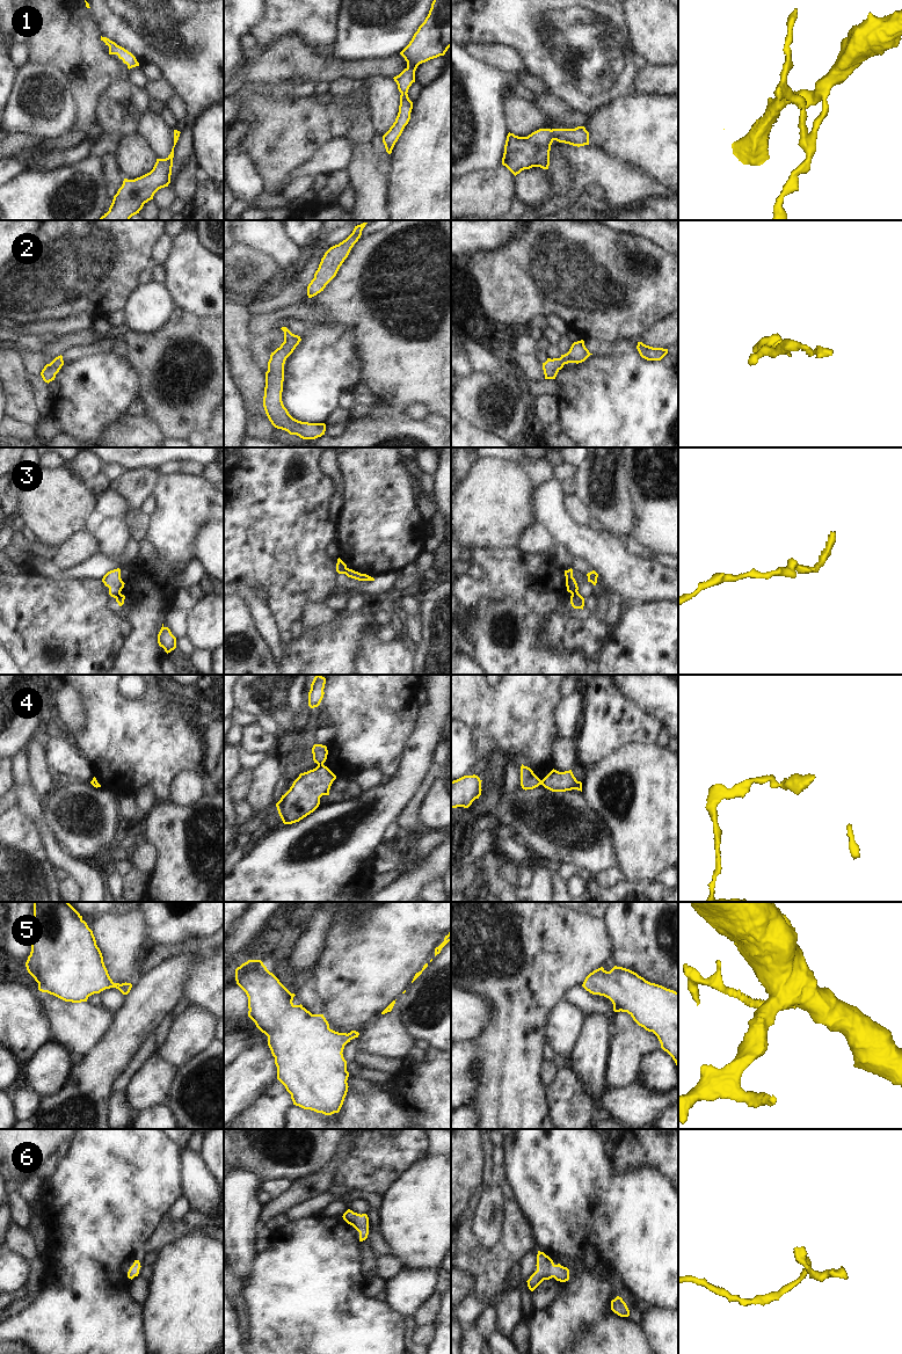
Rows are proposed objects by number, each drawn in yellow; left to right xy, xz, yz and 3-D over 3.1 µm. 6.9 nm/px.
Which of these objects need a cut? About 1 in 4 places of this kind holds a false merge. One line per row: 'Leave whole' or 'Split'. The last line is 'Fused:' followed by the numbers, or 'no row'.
1: Leave whole
2: Leave whole
3: Split
4: Split
5: Leave whole
6: Leave whole
Fused: 3, 4.

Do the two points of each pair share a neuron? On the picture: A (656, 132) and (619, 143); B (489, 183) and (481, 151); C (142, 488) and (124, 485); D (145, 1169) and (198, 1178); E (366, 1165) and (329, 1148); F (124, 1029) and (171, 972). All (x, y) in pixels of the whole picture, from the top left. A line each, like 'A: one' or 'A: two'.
A: one
B: two
C: one
D: two
E: one
F: one

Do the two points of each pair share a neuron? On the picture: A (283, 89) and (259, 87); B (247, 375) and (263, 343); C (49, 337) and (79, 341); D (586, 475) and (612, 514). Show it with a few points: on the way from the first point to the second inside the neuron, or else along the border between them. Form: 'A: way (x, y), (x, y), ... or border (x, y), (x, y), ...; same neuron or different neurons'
A: way (277, 89), (264, 89); same neuron
B: border (252, 336), (249, 340), (251, 358), (264, 373); different neurons
C: border (59, 336), (55, 341), (45, 343); different neurons
D: way (588, 487), (590, 501), (601, 508); same neuron

